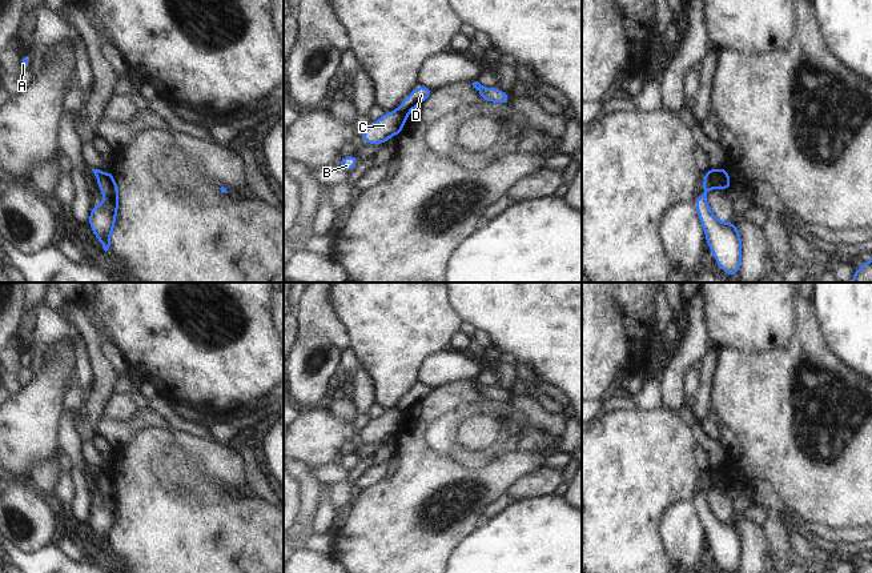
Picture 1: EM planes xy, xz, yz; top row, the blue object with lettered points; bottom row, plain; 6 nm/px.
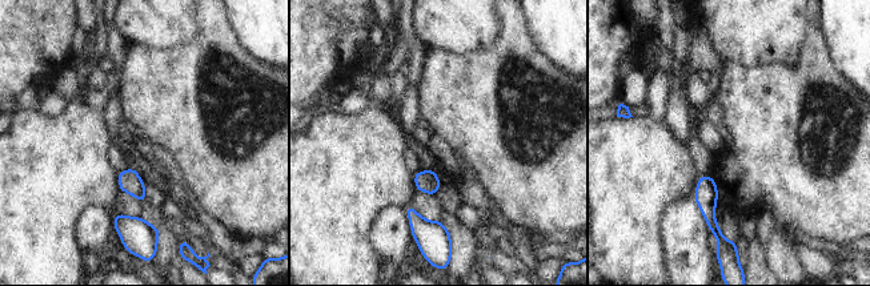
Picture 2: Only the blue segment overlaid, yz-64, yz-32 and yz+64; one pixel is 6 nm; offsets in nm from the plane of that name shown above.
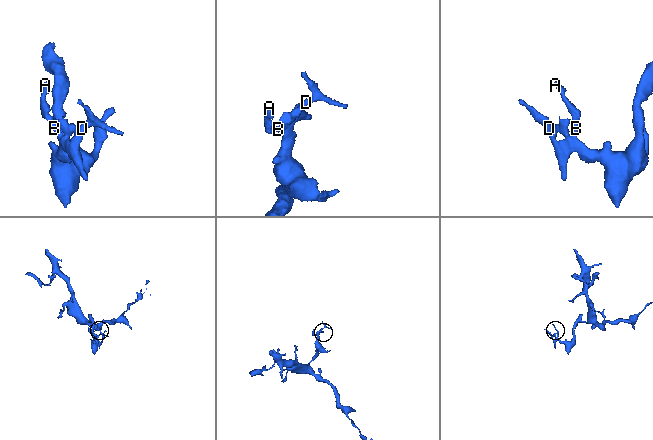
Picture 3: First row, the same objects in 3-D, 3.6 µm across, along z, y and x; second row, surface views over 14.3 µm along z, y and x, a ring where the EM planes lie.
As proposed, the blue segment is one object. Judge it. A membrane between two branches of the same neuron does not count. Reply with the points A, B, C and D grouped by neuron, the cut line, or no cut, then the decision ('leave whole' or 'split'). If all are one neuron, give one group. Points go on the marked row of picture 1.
A B D / C; cut in yz along (706, 173), (712, 187); split

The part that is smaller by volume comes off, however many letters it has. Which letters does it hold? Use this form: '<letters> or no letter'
C.

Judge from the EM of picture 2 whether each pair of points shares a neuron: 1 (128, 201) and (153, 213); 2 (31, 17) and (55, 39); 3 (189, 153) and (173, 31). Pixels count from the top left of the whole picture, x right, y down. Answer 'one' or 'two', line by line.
1: two
2: one
3: two

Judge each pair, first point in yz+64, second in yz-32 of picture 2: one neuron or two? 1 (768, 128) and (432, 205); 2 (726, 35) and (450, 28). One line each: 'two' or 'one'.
1: two
2: one

